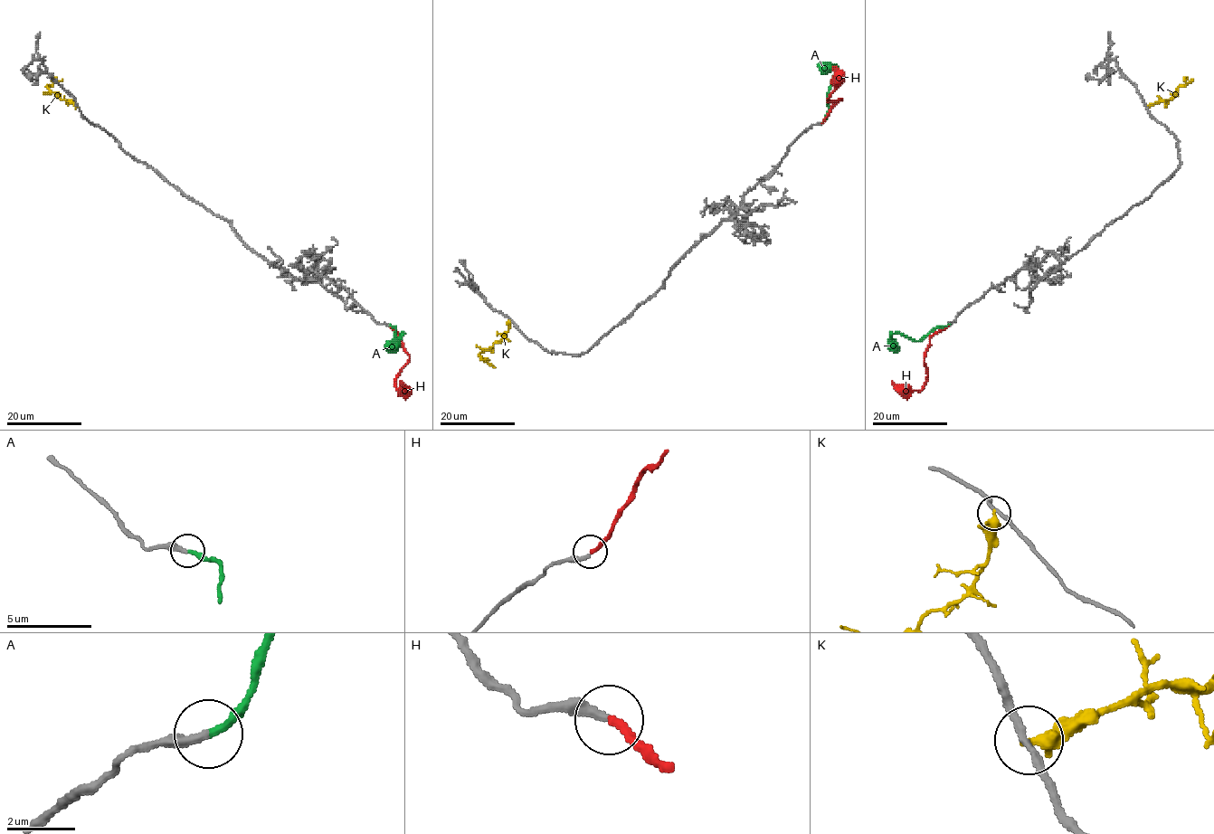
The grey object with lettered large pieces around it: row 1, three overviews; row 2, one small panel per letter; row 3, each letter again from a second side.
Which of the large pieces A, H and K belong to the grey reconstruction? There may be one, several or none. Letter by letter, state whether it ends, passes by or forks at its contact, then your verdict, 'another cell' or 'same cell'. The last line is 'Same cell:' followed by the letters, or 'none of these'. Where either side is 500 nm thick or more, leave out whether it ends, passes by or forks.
A: it ends | same cell
H: it ends | another cell
K: it ends | another cell
Same cell: A

